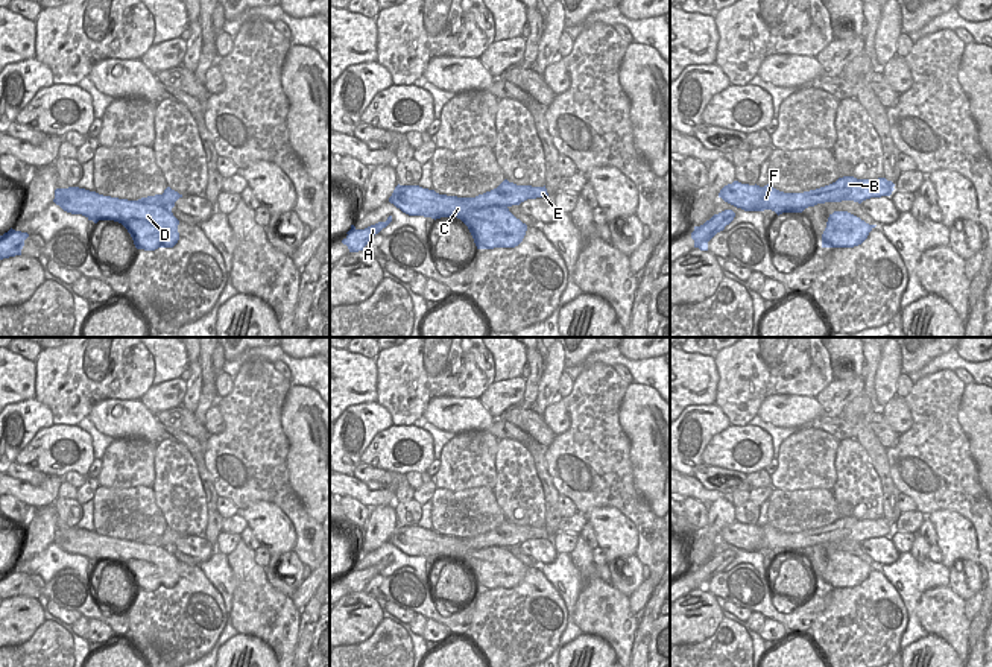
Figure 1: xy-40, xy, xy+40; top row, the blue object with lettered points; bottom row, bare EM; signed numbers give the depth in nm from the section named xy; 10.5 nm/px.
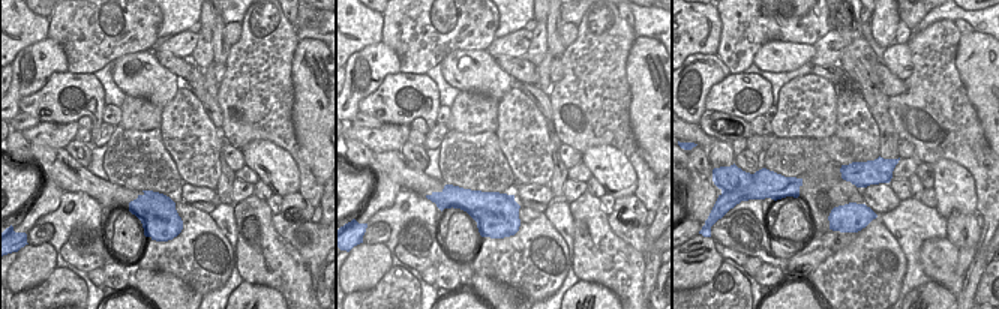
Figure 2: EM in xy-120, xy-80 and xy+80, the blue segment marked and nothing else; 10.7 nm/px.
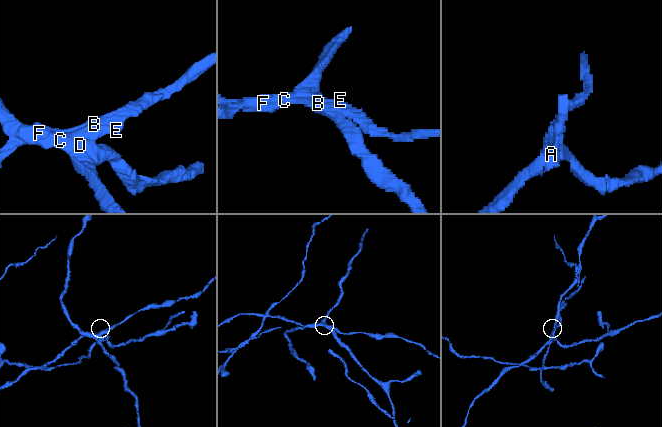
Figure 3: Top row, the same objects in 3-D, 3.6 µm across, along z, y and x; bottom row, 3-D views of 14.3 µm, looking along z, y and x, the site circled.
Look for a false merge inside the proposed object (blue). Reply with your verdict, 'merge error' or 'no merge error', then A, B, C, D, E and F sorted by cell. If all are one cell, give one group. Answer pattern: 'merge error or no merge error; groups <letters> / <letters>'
merge error; groups A B E / C D F

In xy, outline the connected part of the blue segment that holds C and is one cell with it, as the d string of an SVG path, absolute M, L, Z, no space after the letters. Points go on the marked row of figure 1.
M396 185L389 202L409 216L424 216L431 219L457 217L469 229L477 249L515 248L527 231L527 225L517 219L506 207L471 208L465 205L469 198L439 194L434 190L419 185Z

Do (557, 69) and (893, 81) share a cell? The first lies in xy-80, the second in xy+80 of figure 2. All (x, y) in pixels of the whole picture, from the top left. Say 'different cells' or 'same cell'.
different cells

